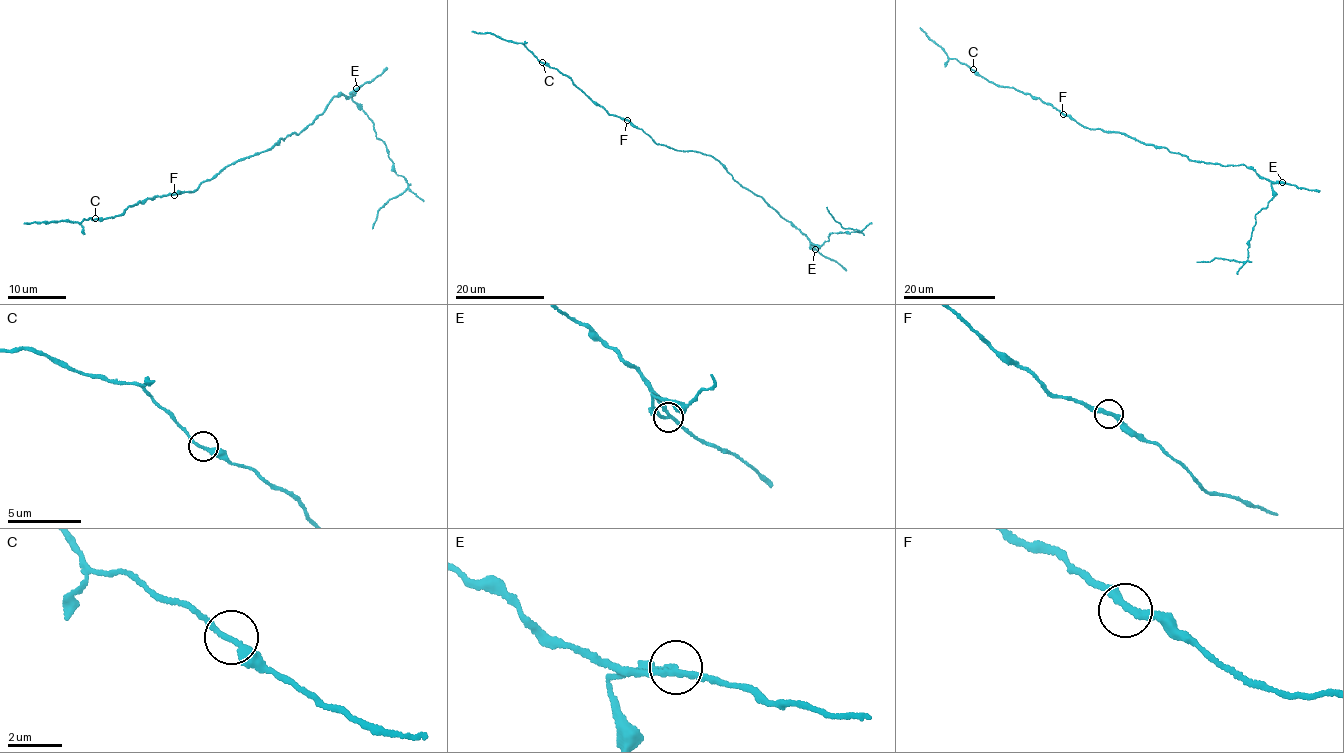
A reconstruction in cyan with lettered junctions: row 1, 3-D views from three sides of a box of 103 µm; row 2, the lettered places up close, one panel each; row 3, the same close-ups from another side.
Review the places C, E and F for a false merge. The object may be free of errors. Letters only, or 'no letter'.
E

